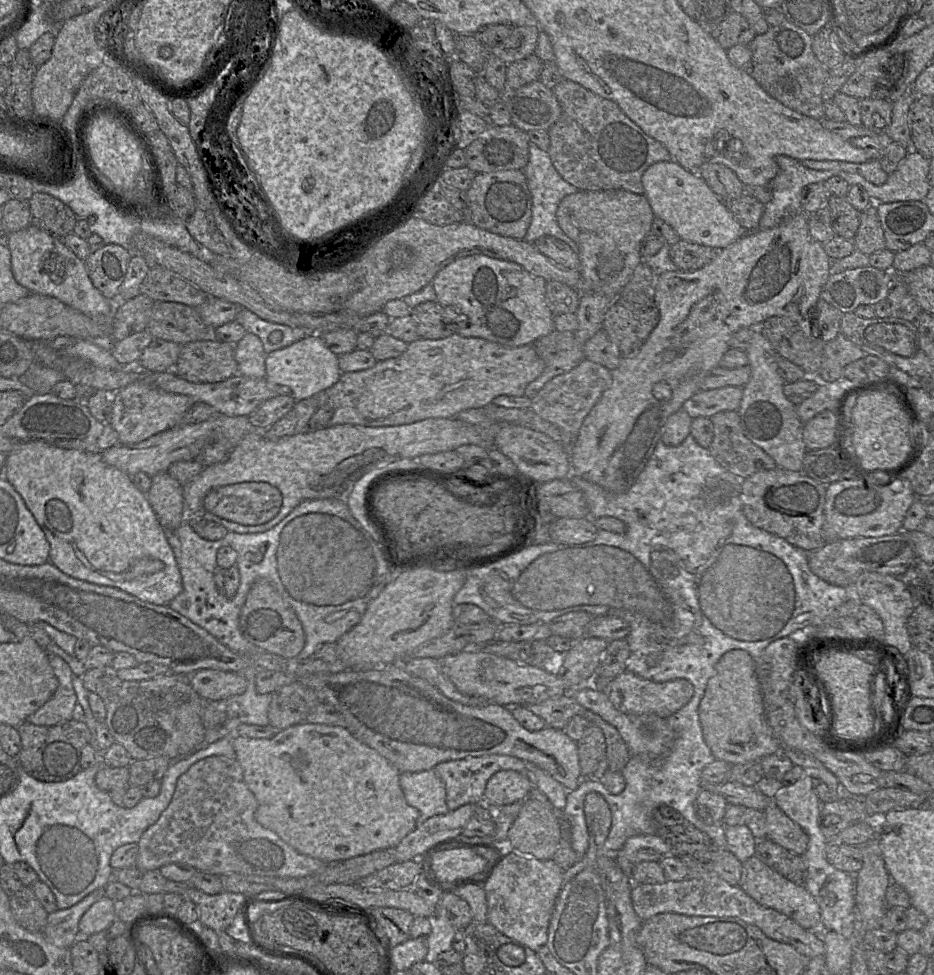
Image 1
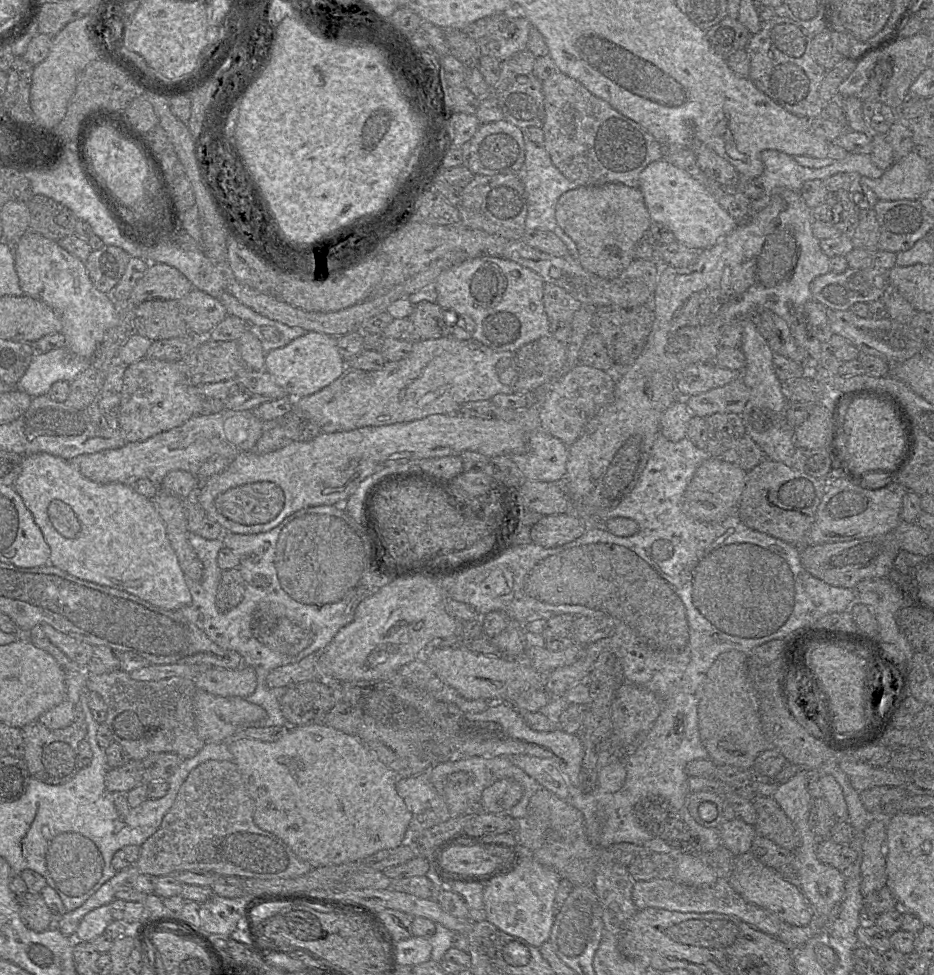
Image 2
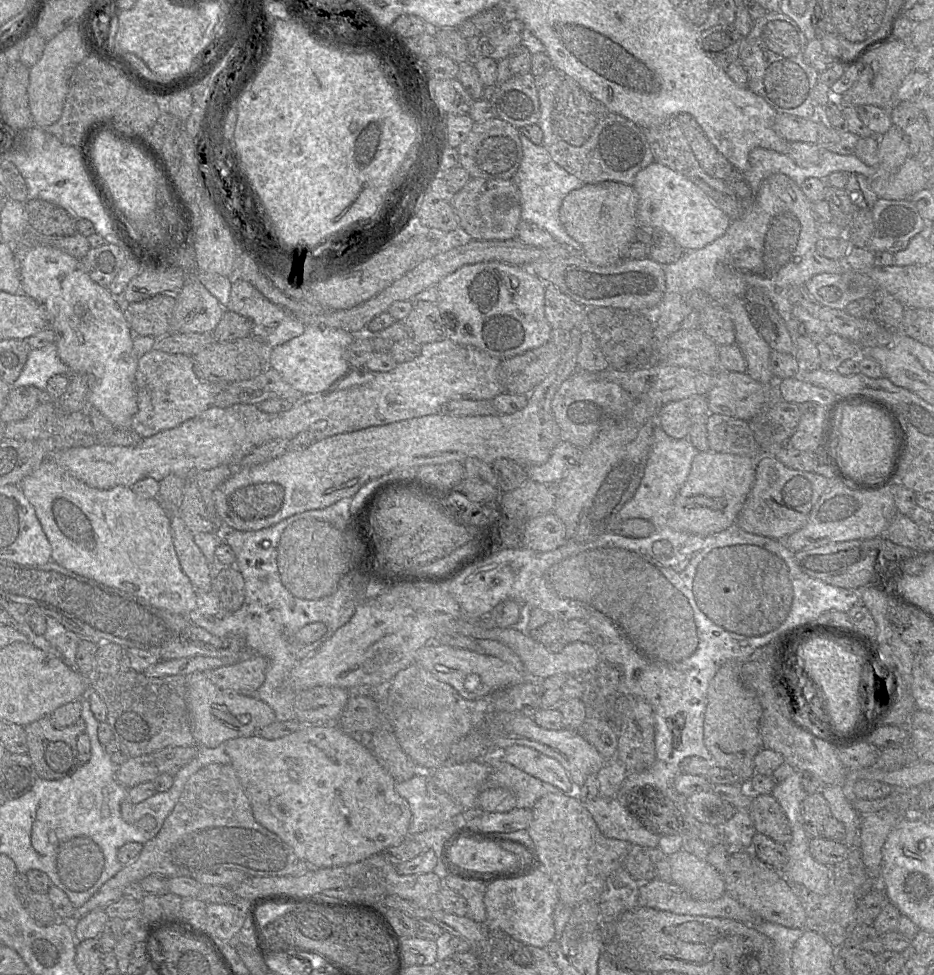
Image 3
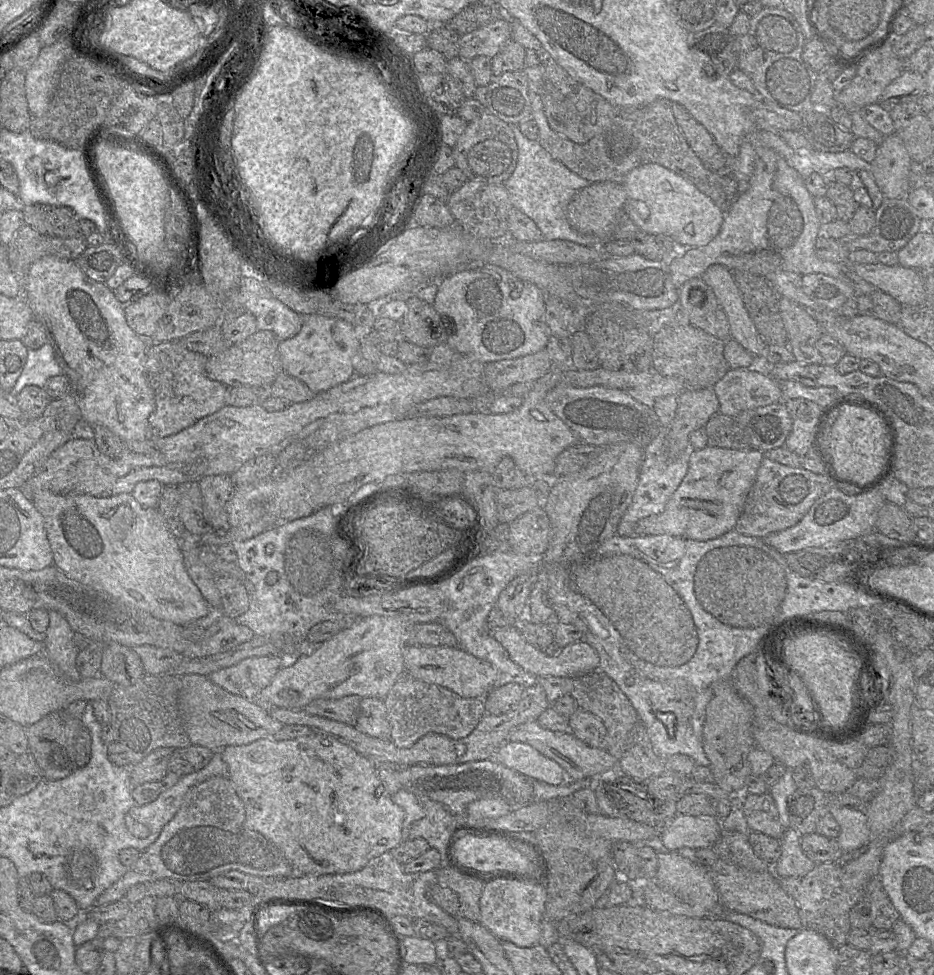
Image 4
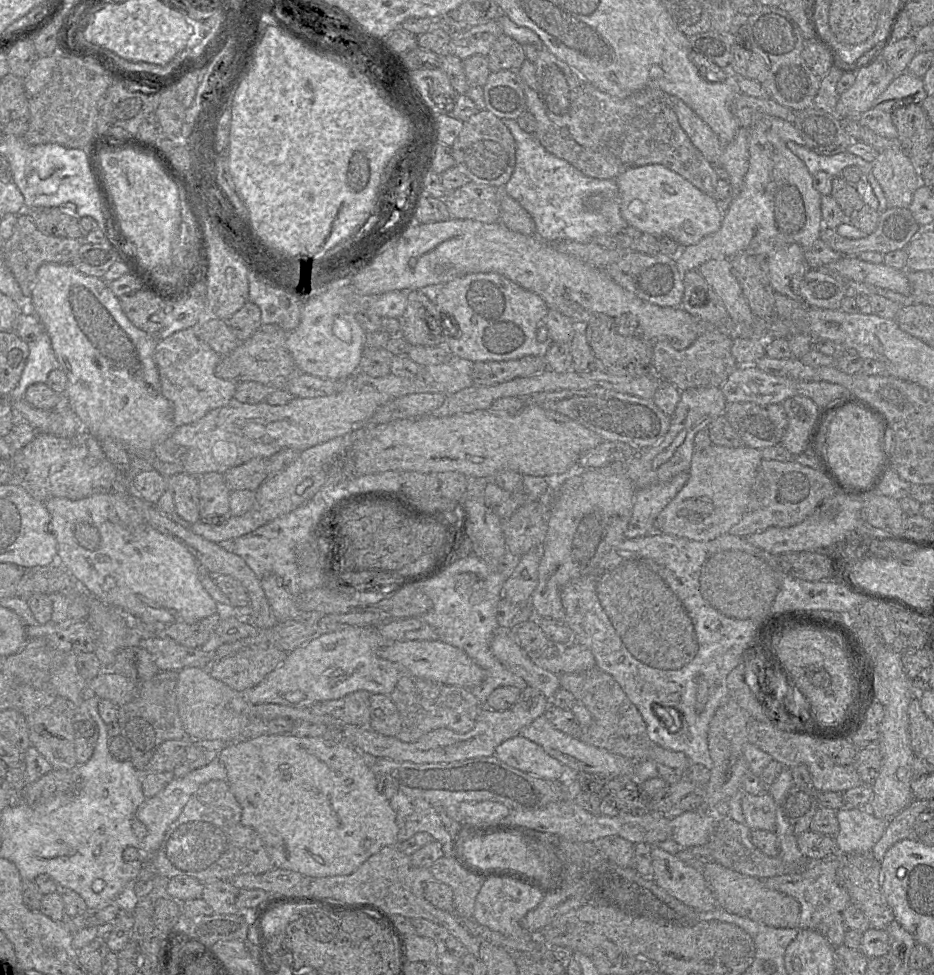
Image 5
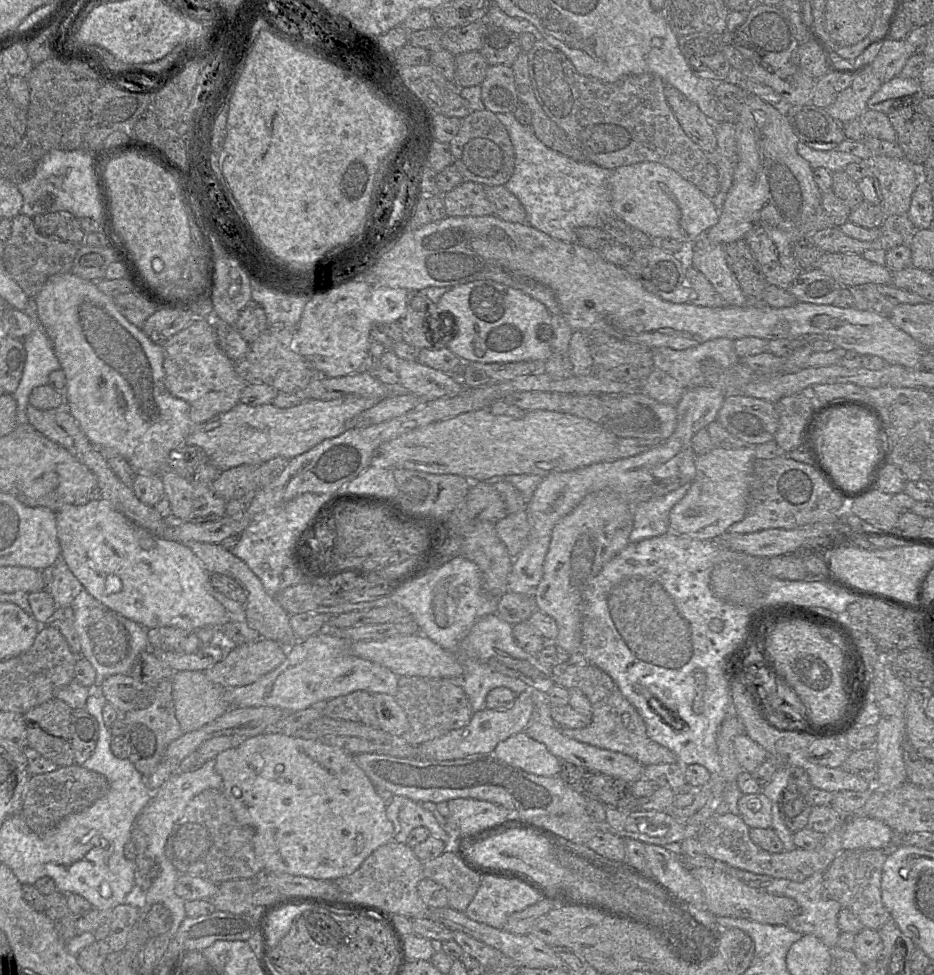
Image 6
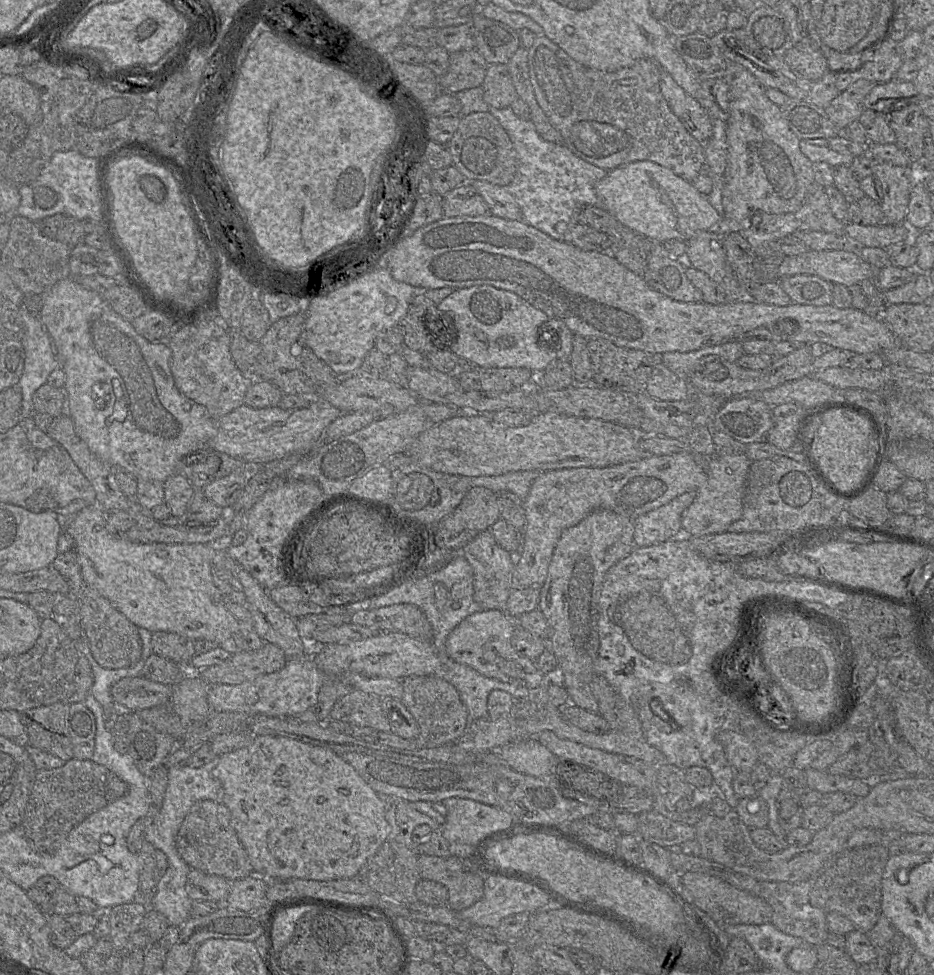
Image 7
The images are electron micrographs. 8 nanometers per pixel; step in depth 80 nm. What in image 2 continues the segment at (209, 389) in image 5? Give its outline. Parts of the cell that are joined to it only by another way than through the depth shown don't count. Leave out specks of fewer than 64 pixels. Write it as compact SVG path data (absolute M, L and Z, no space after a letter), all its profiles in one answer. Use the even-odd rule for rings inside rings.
M144 358L124 368L117 427L128 442L143 442L199 414L203 400L197 393L197 385L187 378L183 362Z

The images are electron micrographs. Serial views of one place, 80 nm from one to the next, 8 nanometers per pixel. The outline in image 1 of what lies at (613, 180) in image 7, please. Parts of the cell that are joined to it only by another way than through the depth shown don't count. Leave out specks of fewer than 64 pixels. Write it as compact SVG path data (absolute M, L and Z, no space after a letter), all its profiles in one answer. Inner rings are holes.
M674 160L660 161L644 171L641 181L654 216L669 224L682 240L720 251L746 233L697 171L689 171Z

